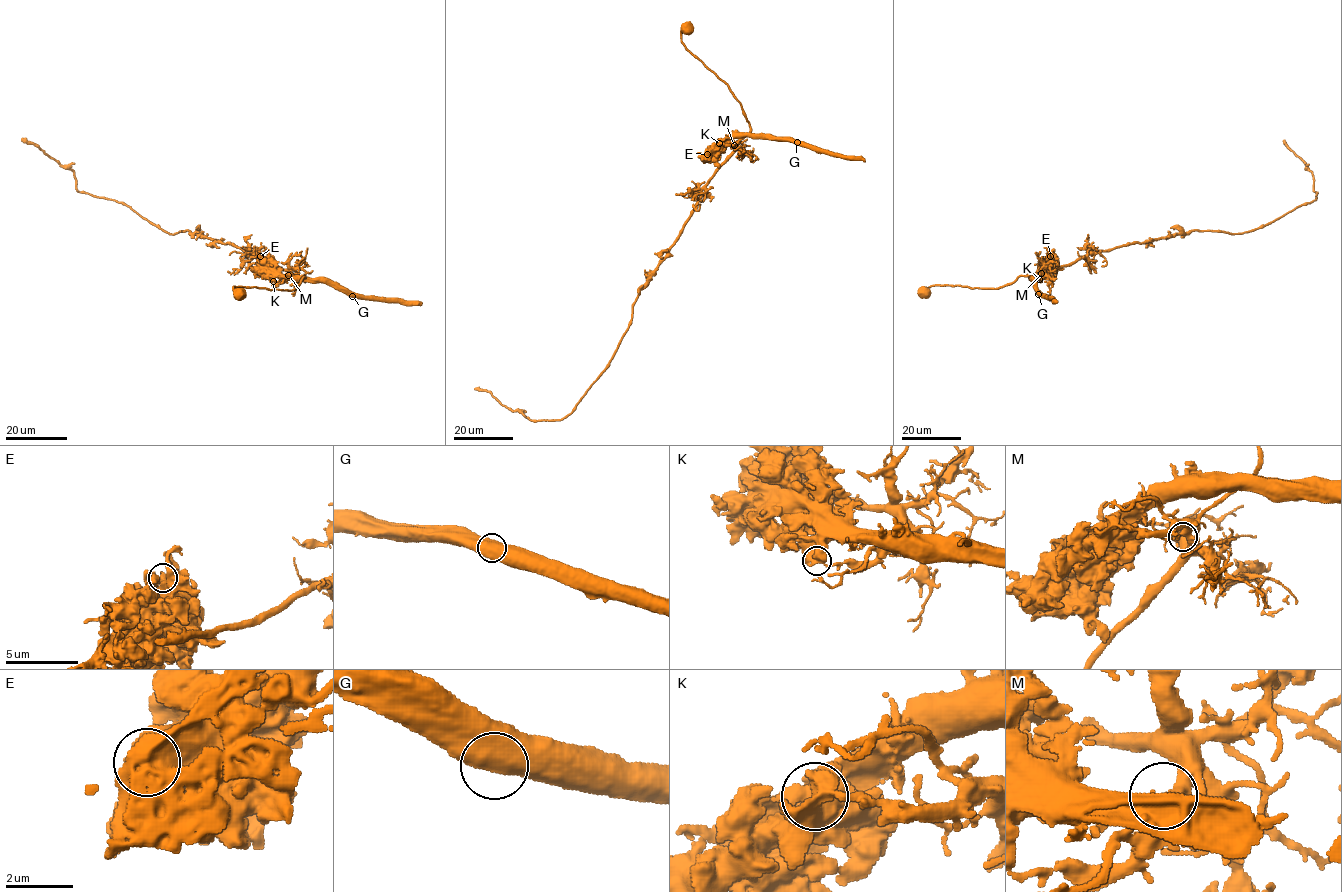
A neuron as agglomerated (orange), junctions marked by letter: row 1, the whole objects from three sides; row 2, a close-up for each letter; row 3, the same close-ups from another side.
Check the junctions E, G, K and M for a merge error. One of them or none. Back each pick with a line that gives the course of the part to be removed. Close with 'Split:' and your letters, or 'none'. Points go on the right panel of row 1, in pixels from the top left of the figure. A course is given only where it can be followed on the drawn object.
K: (1039, 279), (1049, 269), (1131, 243), (1193, 230), (1251, 231), (1315, 200), (1312, 173), (1285, 140)
Split: K

